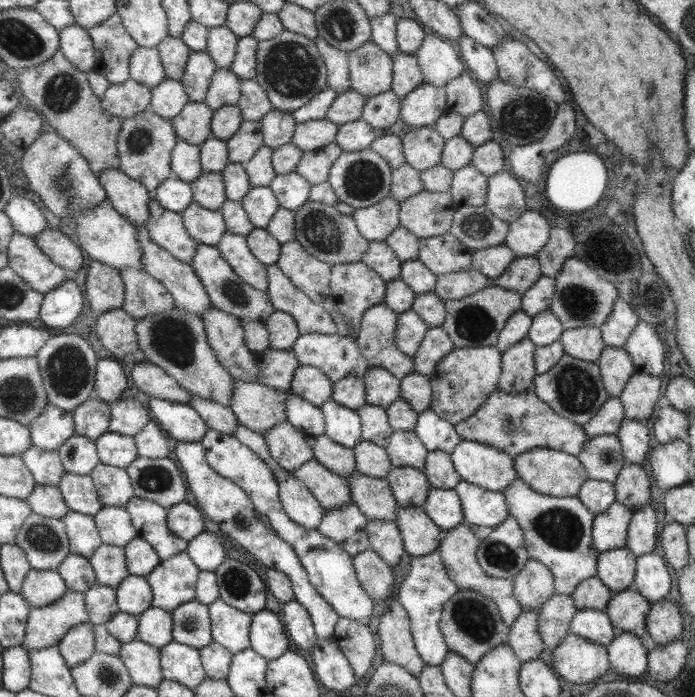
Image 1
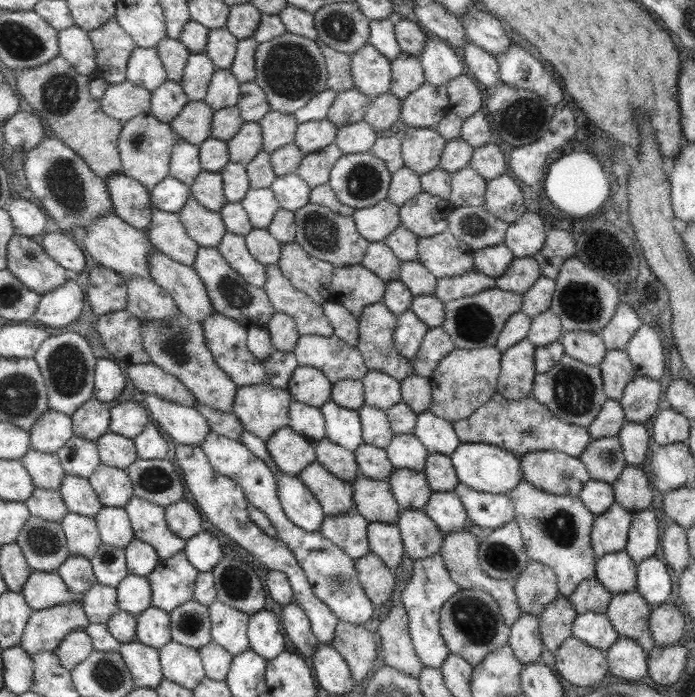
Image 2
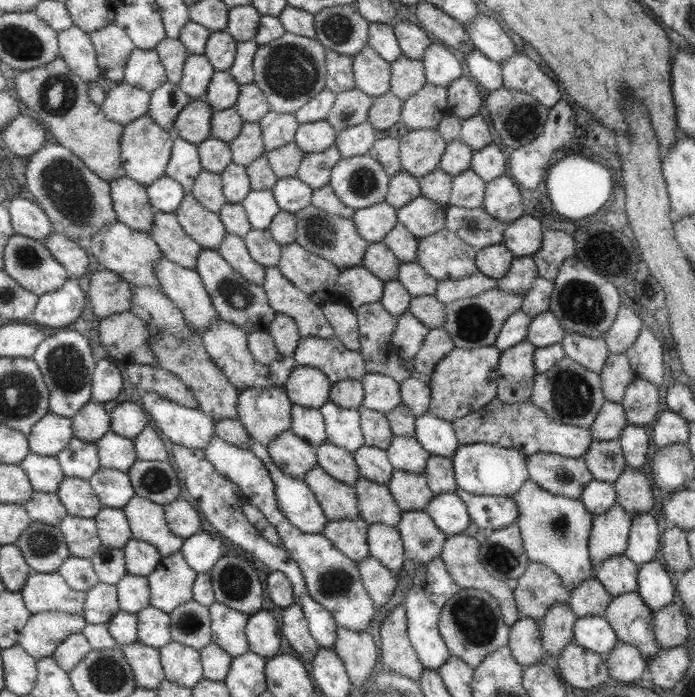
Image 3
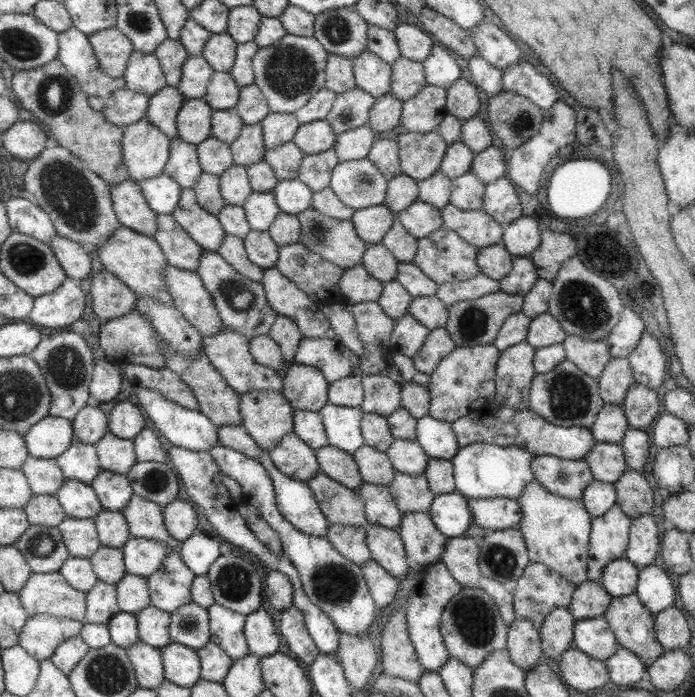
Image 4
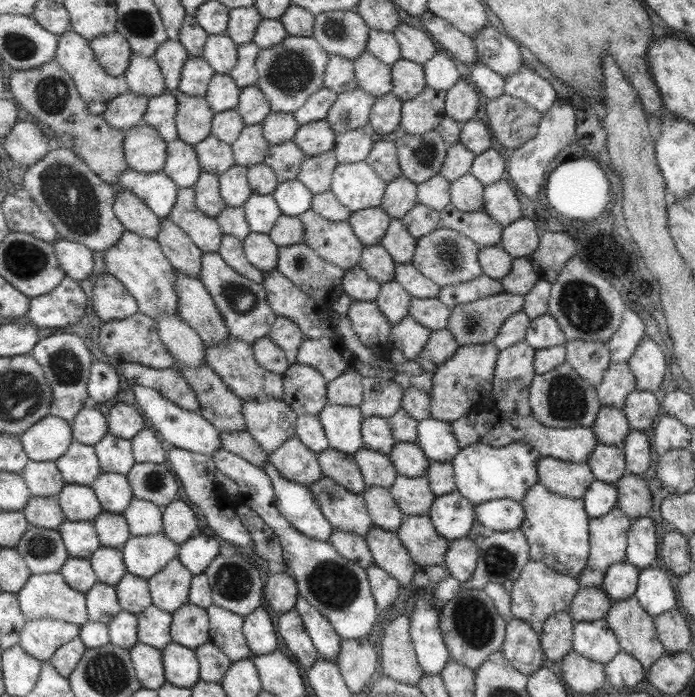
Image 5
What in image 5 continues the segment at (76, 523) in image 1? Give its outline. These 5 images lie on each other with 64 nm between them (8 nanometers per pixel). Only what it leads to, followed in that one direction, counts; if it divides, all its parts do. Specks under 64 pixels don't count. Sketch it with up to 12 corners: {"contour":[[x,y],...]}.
{"contour":[[66,519],[58,530],[71,557],[102,547],[92,521]]}

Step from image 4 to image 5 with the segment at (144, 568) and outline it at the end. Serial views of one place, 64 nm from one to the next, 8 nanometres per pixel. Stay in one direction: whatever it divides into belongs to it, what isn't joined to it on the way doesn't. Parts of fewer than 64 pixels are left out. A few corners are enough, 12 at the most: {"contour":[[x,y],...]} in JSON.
{"contour":[[165,534],[132,536],[128,572],[150,579],[180,552]]}

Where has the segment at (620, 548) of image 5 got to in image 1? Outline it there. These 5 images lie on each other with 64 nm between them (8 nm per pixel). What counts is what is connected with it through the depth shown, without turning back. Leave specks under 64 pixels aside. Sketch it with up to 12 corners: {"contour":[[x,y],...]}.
{"contour":[[614,501],[594,515],[595,552],[623,547],[632,512]]}

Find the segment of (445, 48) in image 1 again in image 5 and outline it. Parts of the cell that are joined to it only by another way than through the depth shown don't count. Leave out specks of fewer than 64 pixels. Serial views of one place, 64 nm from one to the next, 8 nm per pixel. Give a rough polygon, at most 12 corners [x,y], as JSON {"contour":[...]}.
{"contour":[[440,50],[424,67],[426,82],[448,91],[463,78],[459,64]]}

